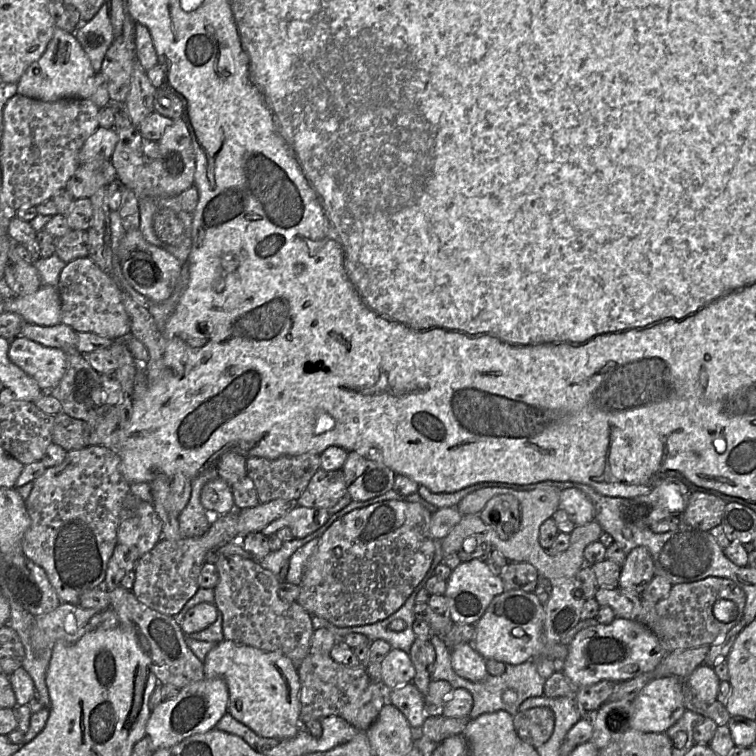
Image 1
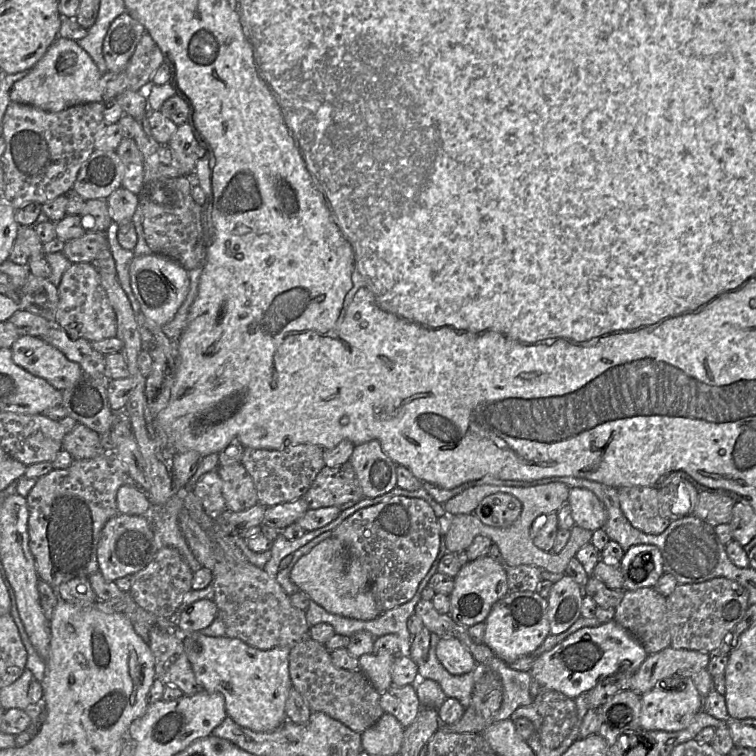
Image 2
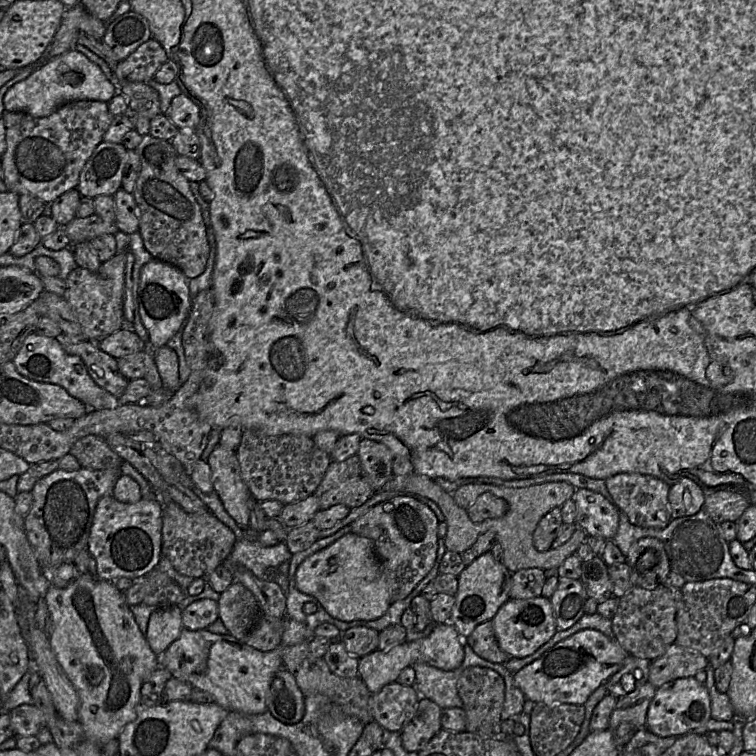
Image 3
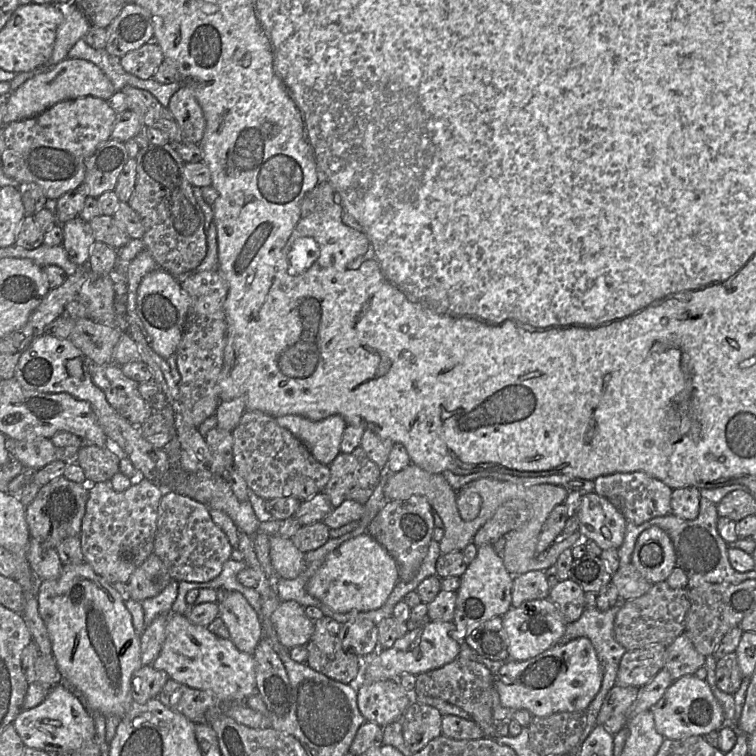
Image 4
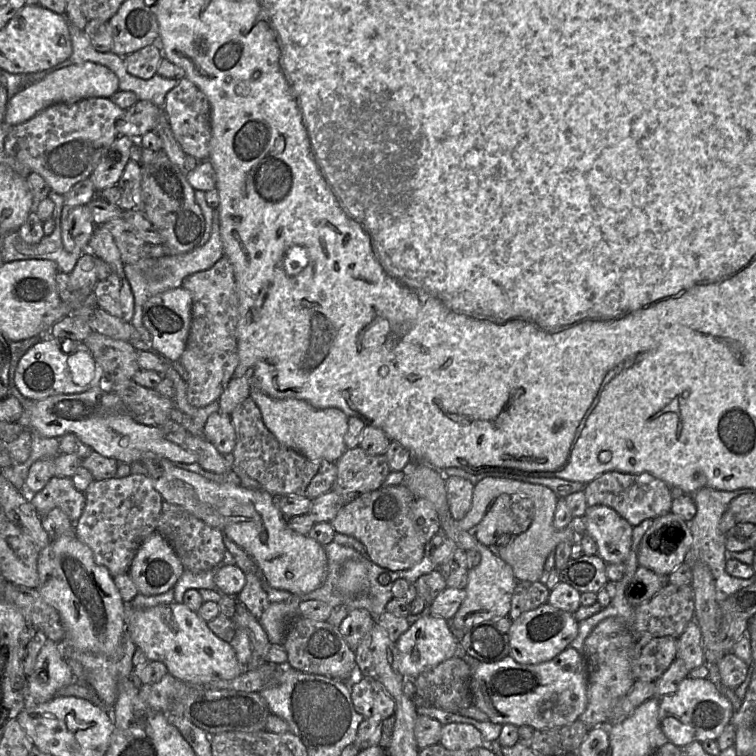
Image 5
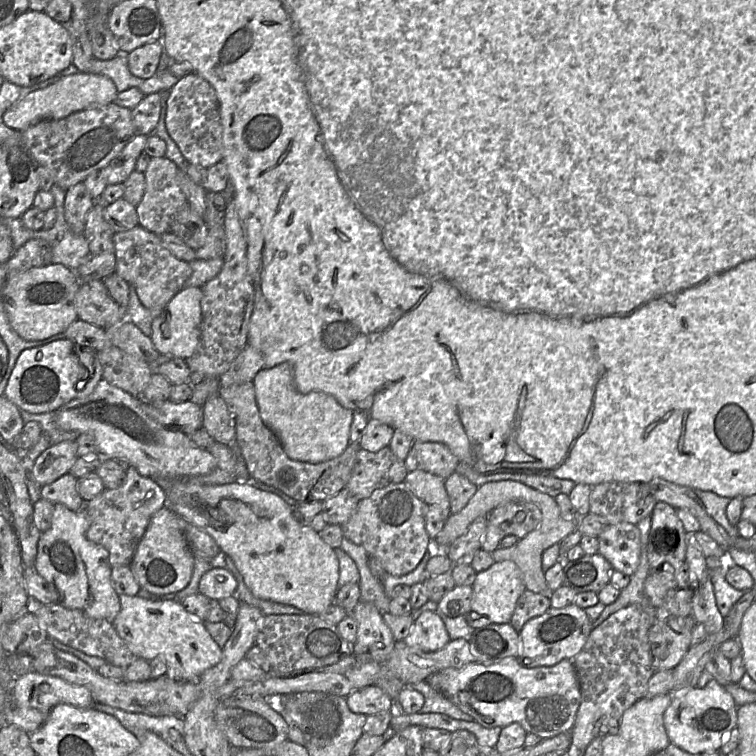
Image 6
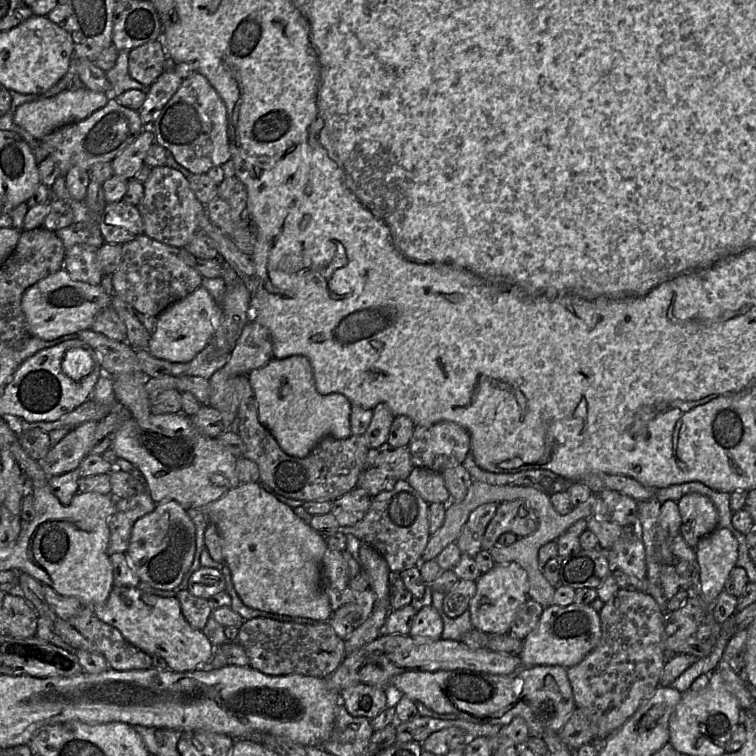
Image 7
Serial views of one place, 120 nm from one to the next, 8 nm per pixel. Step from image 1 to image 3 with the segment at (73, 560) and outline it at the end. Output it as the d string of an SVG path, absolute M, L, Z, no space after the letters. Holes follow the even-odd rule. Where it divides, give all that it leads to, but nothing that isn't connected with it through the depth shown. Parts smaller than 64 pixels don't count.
M81 467L70 472L58 469L38 479L31 491L33 503L25 517L25 531L41 567L73 563L75 557L88 548L97 503L103 496L113 495L121 475L120 468L90 470Z

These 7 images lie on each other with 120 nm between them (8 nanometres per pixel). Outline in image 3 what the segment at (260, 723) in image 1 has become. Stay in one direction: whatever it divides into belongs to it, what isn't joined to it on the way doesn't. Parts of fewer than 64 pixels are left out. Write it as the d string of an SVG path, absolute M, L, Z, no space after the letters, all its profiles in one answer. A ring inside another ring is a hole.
M289 617L284 618L284 631L280 645L272 651L259 651L250 645L239 641L229 633L219 635L204 630L182 629L180 636L166 651L158 656L161 668L167 669L171 676L190 683L193 687L211 694L215 703L229 711L243 712L247 714L260 714L267 711L267 696L271 682L275 674L284 666L283 651L287 646L294 646L303 641L310 641L314 636L314 628L306 623L301 623Z

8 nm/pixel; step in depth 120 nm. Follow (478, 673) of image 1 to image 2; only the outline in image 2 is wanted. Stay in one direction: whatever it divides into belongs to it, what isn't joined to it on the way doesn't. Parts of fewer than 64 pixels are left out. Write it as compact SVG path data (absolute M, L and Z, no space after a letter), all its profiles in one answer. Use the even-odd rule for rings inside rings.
M441 638L436 646L436 656L452 675L469 673L477 664L472 653L455 638Z

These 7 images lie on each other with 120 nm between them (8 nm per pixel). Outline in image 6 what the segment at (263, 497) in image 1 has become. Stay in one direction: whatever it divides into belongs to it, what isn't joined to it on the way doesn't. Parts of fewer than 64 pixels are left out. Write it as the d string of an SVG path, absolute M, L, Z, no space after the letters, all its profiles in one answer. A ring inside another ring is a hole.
M253 381L228 387L220 386L219 394L235 421L235 443L253 478L281 490L298 502L311 500L324 502L346 487L361 448L359 443L350 442L343 453L323 462L293 460L287 456L277 436L261 419Z

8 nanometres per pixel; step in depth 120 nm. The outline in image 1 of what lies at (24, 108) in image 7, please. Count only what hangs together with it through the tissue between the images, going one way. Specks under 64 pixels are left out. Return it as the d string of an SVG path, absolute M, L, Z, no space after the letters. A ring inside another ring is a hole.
M55 27L44 54L32 63L17 83L17 93L26 97L53 102L63 98L90 99L96 73L85 51L73 33Z

